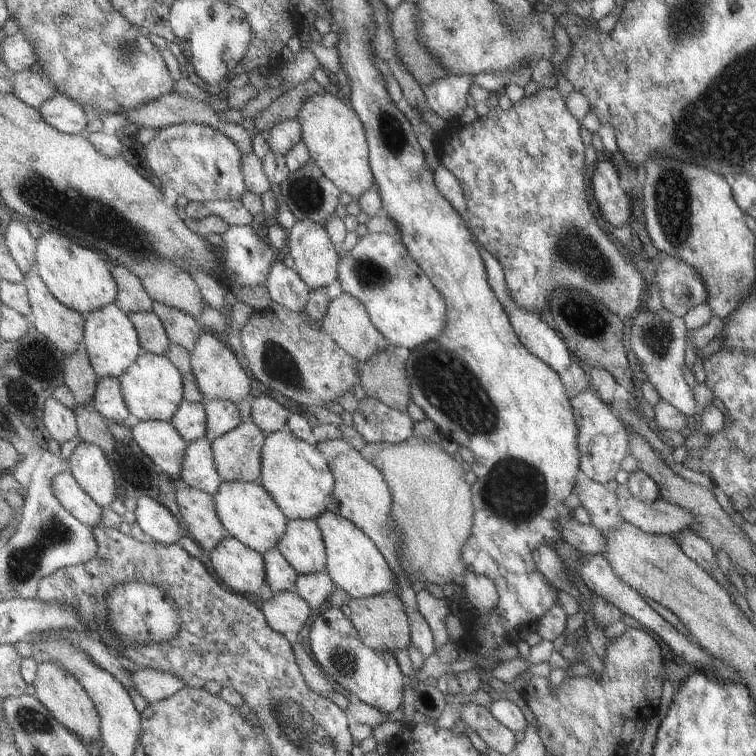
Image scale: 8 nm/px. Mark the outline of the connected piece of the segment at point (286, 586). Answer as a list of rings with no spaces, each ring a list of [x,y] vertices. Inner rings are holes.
[[[277,548],[270,550],[264,555],[264,566],[266,574],[266,584],[274,594],[290,591],[296,580],[299,578],[298,572],[290,566],[288,560],[280,554]]]

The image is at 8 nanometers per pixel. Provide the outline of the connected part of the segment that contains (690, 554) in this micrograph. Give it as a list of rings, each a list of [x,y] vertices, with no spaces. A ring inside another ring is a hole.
[[[682,530],[675,535],[680,550],[684,555],[697,566],[700,566],[706,573],[712,572],[717,564],[715,549],[710,542],[696,535],[694,531]]]

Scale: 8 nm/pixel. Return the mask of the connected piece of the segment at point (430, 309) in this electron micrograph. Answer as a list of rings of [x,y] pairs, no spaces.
[[[370,232],[366,236],[360,236],[350,252],[340,250],[340,253],[345,253],[342,257],[338,256],[337,269],[337,281],[341,285],[342,293],[356,298],[364,306],[372,324],[394,348],[405,347],[411,351],[416,346],[440,336],[446,326],[446,300],[438,292],[438,288],[432,285],[424,270],[412,261],[412,256],[408,254],[400,238],[392,234]]]

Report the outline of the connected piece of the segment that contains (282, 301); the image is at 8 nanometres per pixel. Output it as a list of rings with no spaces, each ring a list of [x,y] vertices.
[[[282,254],[268,270],[266,290],[274,305],[282,306],[292,312],[303,312],[311,290],[292,268],[282,263],[281,258]]]

